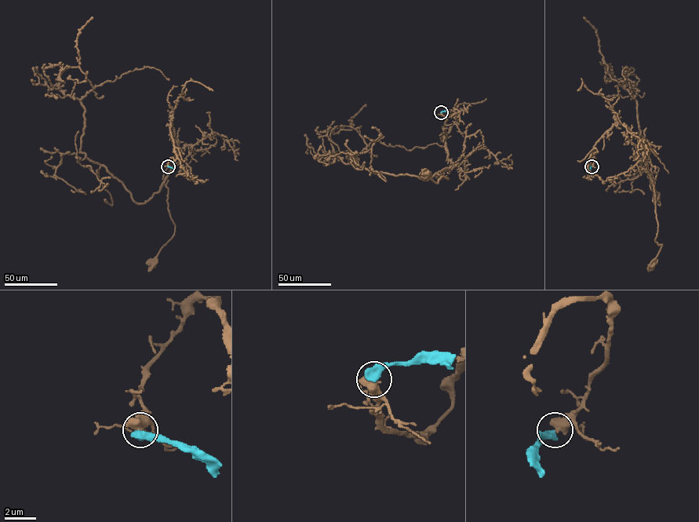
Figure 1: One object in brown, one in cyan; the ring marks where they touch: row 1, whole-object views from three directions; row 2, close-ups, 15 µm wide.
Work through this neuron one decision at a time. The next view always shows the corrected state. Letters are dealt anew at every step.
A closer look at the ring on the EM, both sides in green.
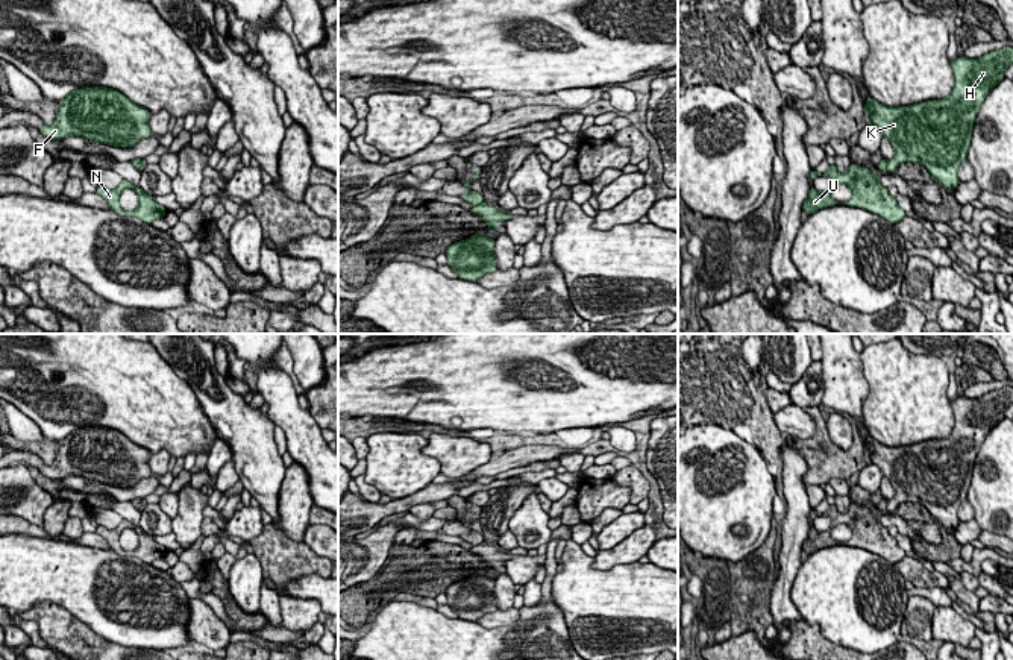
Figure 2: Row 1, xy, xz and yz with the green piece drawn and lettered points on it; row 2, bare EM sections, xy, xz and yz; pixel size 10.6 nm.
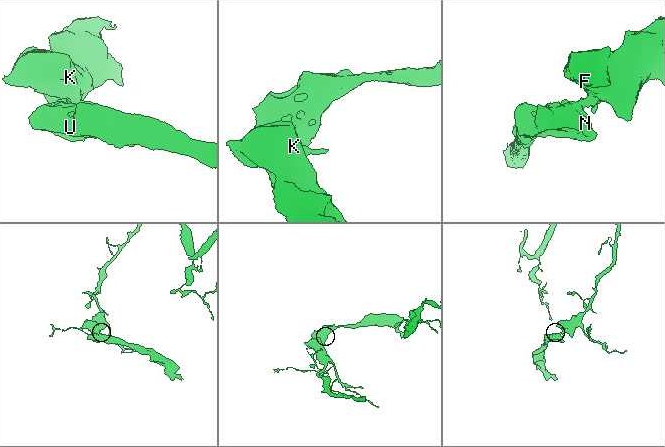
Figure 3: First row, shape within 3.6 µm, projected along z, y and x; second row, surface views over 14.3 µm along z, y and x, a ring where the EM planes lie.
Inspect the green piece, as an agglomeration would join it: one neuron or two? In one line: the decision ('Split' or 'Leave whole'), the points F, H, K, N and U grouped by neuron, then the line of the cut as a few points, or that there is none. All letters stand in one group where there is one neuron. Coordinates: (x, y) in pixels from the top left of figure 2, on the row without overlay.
Split. Groups: F H K / N U. Split along xz (482, 542), (473, 546)

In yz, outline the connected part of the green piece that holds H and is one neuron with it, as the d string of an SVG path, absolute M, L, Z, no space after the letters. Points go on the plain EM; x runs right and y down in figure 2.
M1005 385L977 399L960 396L949 404L954 428L948 438L886 446L867 437L863 454L869 454L866 464L877 464L895 489L887 511L893 513L902 502L919 502L943 528L955 530L975 458L986 435L1013 404L1013 387Z

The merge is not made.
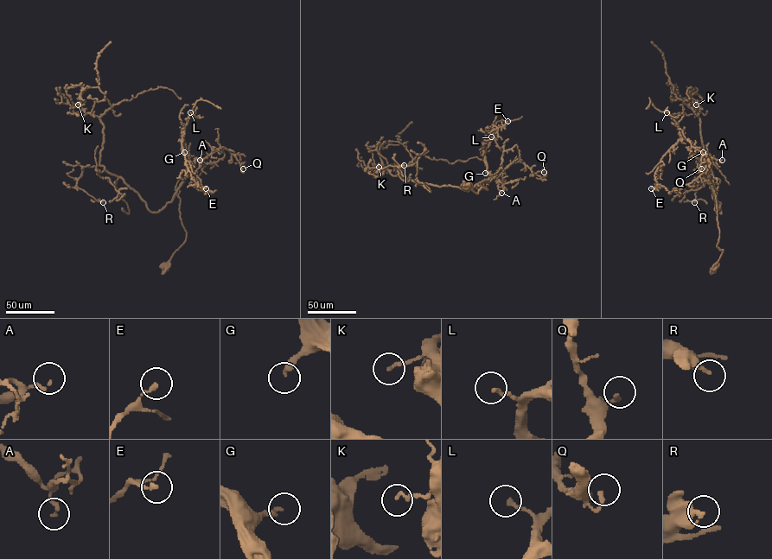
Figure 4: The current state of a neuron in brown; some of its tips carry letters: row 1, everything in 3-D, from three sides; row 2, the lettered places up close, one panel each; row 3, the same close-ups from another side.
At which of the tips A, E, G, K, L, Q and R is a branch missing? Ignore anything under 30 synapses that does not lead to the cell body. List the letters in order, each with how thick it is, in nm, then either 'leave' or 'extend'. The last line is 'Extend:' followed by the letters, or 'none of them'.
A: 150 nm thick; leave
E: 180 nm thick; leave
G: 240 nm thick; extend
K: 160 nm thick; leave
L: 170 nm thick; leave
Q: 170 nm thick; leave
R: 280 nm thick; leave
Extend: G

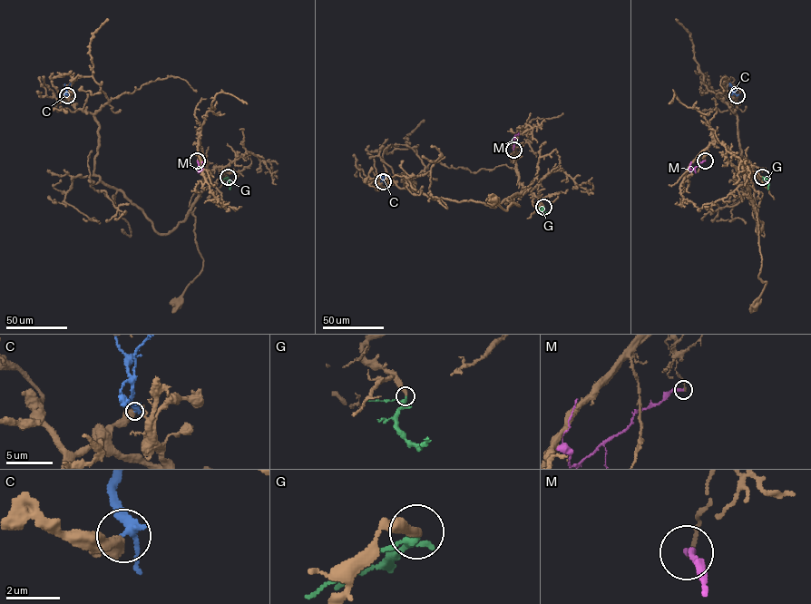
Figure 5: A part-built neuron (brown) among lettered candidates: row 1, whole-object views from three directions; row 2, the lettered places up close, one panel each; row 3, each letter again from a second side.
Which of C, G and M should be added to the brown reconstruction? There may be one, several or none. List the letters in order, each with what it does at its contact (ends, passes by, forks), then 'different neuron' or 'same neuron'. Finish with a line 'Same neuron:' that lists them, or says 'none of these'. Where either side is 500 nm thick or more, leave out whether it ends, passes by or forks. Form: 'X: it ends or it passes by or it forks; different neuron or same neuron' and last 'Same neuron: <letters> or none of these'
C: different neuron
G: it passes by; same neuron
M: it ends; different neuron
Same neuron: G

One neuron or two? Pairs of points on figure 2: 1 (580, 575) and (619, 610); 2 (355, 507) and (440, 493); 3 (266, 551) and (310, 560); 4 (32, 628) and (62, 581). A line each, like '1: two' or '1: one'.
1: one
2: one
3: one
4: two

